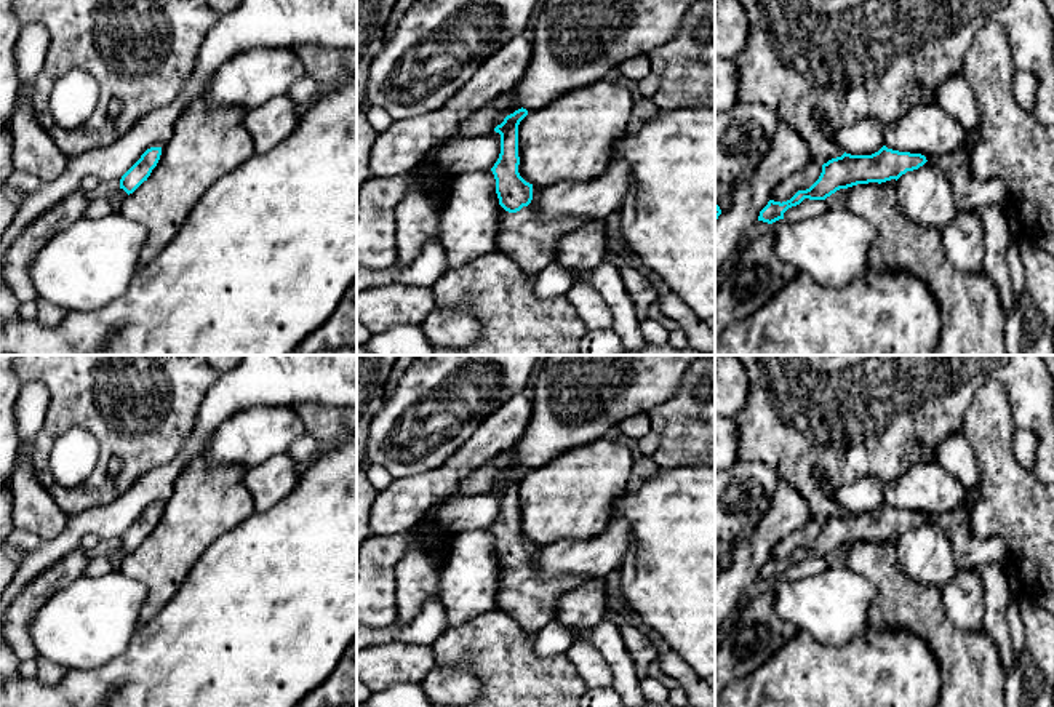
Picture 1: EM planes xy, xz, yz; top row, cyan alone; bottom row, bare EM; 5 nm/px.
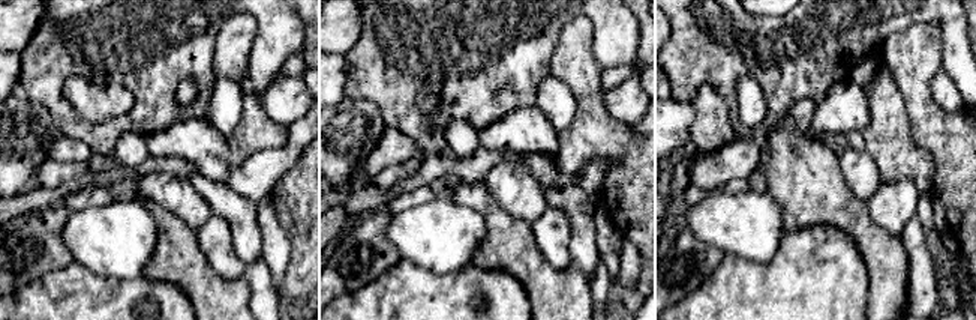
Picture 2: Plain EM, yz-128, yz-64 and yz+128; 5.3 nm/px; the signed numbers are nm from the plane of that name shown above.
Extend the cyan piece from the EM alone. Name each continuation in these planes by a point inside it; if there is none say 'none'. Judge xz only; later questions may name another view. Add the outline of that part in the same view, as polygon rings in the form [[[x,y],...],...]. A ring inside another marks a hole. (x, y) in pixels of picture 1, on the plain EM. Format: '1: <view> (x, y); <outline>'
1: xz (530, 600); [[[523,565],[517,571],[504,569],[496,608],[517,621],[528,635],[534,637],[555,619],[561,597],[585,587],[589,579],[557,574],[544,581],[531,565]]]

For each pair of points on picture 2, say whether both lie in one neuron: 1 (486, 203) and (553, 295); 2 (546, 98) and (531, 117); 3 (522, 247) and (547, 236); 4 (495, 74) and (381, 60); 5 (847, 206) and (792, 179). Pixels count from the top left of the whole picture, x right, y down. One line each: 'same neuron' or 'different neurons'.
1: same neuron
2: different neurons
3: different neurons
4: same neuron
5: same neuron

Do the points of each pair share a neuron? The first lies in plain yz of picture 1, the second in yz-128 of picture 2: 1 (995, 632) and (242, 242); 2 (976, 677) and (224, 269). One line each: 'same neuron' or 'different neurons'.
1: same neuron
2: different neurons

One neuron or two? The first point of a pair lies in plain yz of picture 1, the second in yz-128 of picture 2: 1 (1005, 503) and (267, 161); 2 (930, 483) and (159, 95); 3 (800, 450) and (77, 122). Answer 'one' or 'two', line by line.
1: two
2: two
3: one

